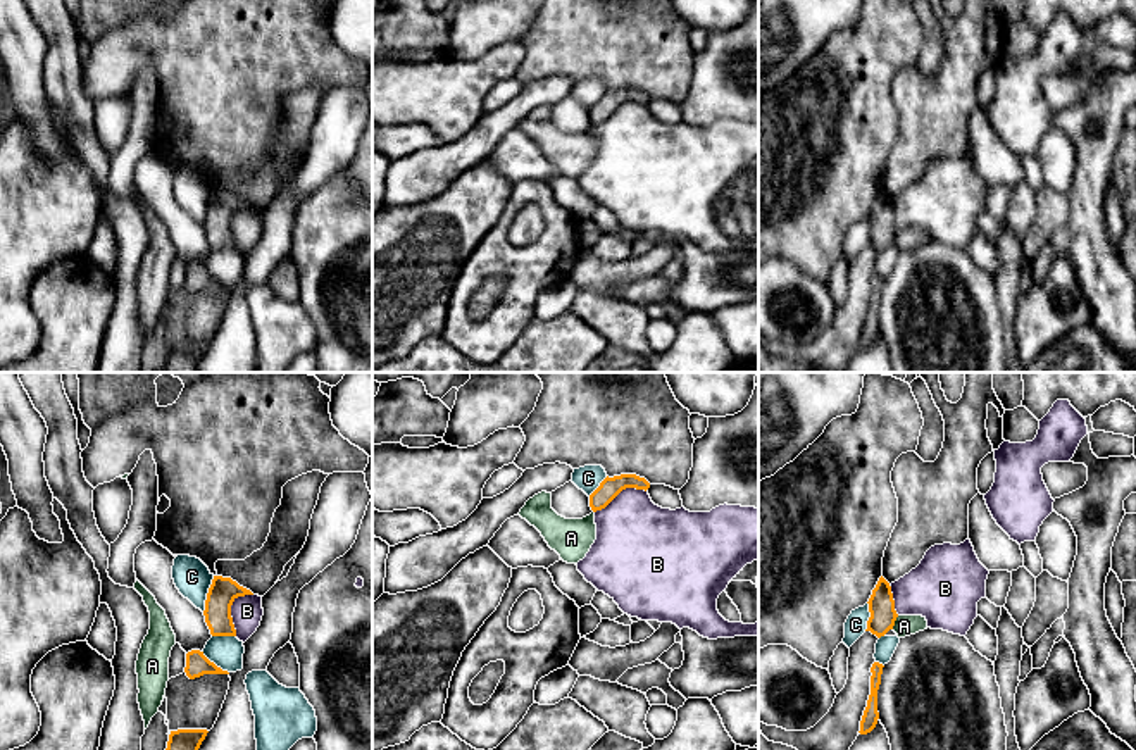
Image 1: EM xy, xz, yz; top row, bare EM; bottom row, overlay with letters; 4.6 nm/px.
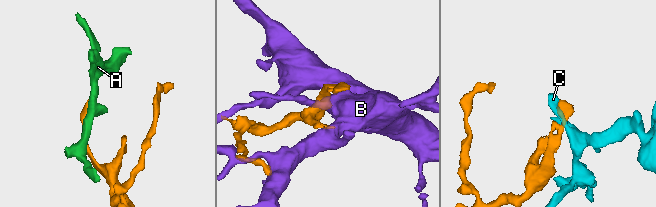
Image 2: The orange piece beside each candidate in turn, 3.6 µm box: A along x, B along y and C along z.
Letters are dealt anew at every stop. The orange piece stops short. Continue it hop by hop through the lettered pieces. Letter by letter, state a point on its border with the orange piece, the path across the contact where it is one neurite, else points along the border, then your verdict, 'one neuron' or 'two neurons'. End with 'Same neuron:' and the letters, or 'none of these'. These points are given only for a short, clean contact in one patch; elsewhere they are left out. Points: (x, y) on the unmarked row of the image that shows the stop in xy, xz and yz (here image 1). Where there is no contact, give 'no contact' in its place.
A: yz (893, 237) | along yz (898, 230), (892, 242) | two neurons
B: xy (230, 223) | along xy (252, 207), (240, 209), (231, 219), (235, 249) | two neurons
C: xy (207, 207) | along xy (214, 190), (202, 224) | two neurons
Same neuron: none of these

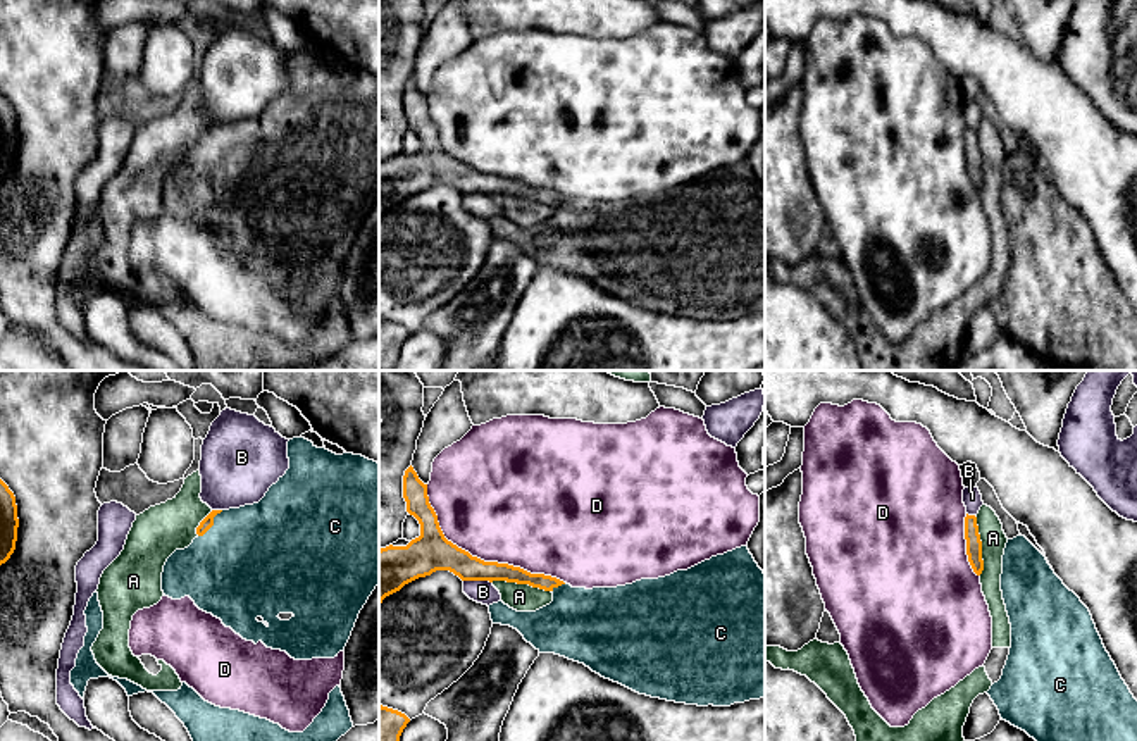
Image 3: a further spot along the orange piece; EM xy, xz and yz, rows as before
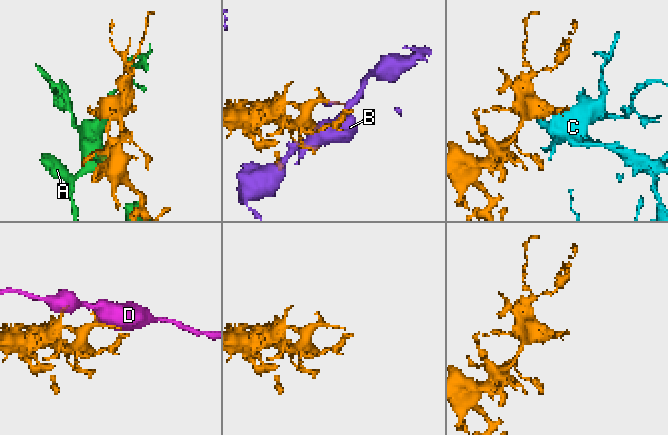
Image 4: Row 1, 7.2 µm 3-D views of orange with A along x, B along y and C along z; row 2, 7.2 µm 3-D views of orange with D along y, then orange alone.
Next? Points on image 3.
A: yz (981, 159) | two neurons
B: xz (478, 193) | two neurons
C: xy (212, 138) | one neuron
D: xz (479, 173) | two neurons
Same neuron: C

